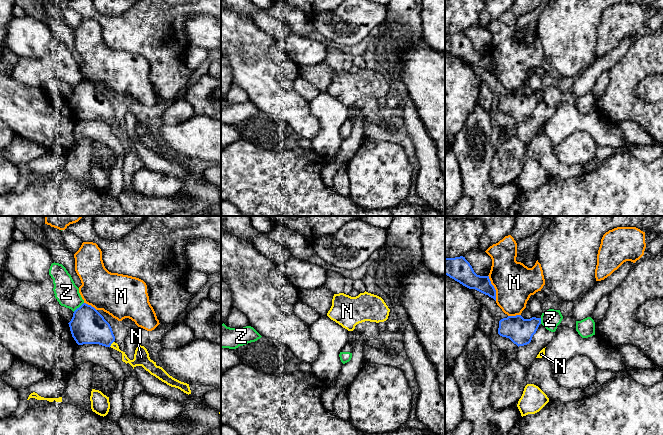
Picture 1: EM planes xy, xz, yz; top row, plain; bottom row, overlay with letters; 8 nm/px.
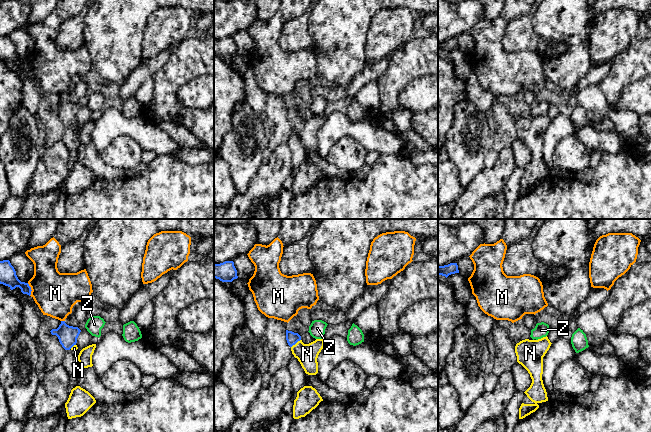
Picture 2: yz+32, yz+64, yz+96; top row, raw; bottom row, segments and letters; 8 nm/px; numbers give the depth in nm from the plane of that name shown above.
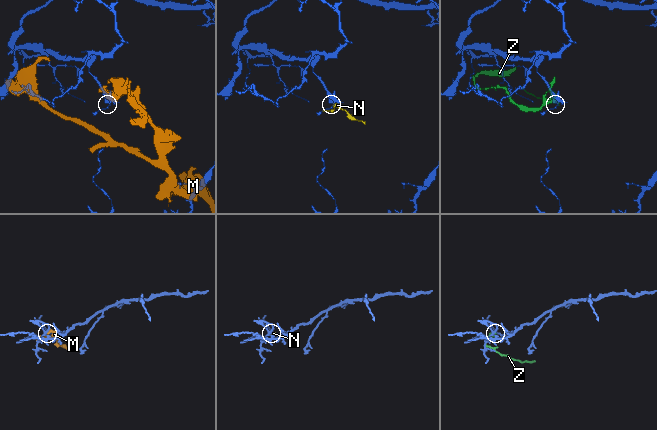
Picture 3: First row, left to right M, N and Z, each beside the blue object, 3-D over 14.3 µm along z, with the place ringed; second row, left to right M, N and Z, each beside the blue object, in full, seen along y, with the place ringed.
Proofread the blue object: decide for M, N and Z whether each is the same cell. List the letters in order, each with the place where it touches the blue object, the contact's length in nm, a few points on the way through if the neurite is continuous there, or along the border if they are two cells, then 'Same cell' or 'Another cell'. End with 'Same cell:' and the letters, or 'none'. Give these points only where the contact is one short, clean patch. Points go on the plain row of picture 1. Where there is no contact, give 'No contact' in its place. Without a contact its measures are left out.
M: Touches blue at yz (494, 64). Shared border 220 nm. Another cell
N: Touches blue at xy (111, 119). Shared border 60 nm. Path across: xy (87, 102), (99, 107), (111, 119), (129, 137), (140, 130). Same cell
Z: Touches blue at xy (79, 83). Shared border 120 nm. Another cell
Same cell: N

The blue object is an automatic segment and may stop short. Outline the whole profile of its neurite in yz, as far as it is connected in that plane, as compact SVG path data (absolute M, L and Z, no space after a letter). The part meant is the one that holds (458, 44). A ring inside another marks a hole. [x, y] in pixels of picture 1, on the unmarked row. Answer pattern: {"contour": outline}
{"contour": "M465 33L445 34L445 51L469 65L475 65L496 77L496 66L489 52L477 51Z"}

